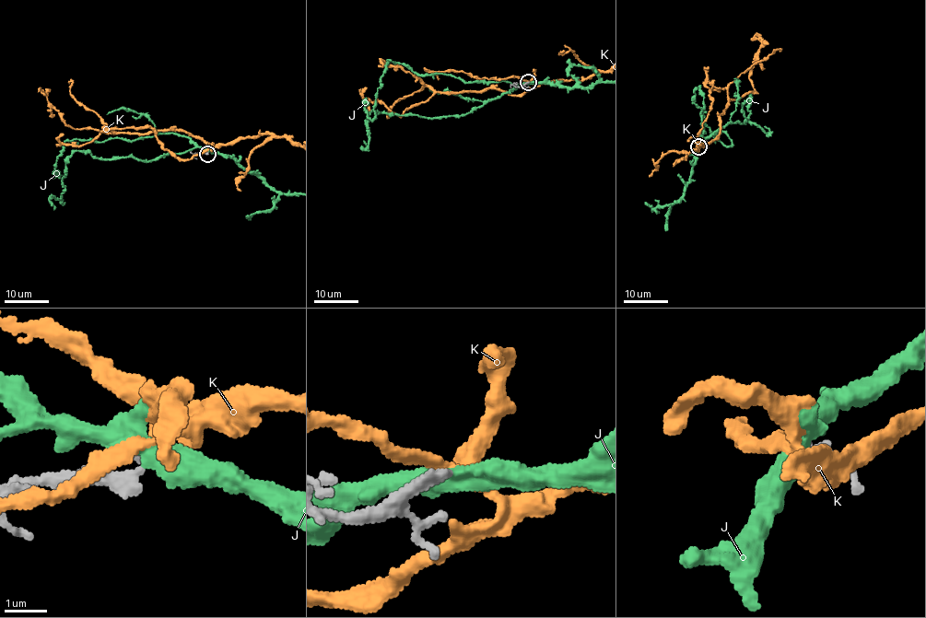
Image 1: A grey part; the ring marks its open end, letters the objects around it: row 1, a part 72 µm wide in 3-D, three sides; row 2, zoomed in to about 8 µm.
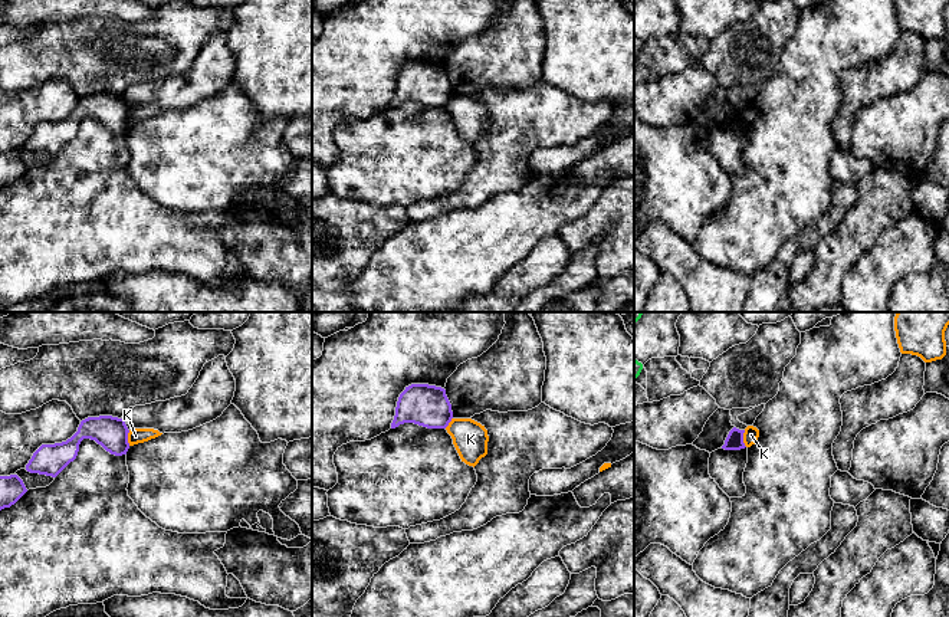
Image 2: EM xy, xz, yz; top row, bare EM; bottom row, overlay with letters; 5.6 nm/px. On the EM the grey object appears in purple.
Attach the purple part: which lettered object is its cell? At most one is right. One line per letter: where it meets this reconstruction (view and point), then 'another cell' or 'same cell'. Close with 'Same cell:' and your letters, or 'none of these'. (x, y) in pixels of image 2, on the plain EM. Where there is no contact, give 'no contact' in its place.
J: no contact; another cell
K: contact yz (742, 117); another cell
Same cell: none of these

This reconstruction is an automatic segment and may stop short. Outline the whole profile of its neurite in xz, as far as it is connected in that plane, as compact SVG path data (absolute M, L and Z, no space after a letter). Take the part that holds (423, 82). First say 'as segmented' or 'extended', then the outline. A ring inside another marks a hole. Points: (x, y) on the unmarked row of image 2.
as segmented; M411 62L400 72L391 106L414 101L427 106L446 106L453 96L446 68L428 62Z

